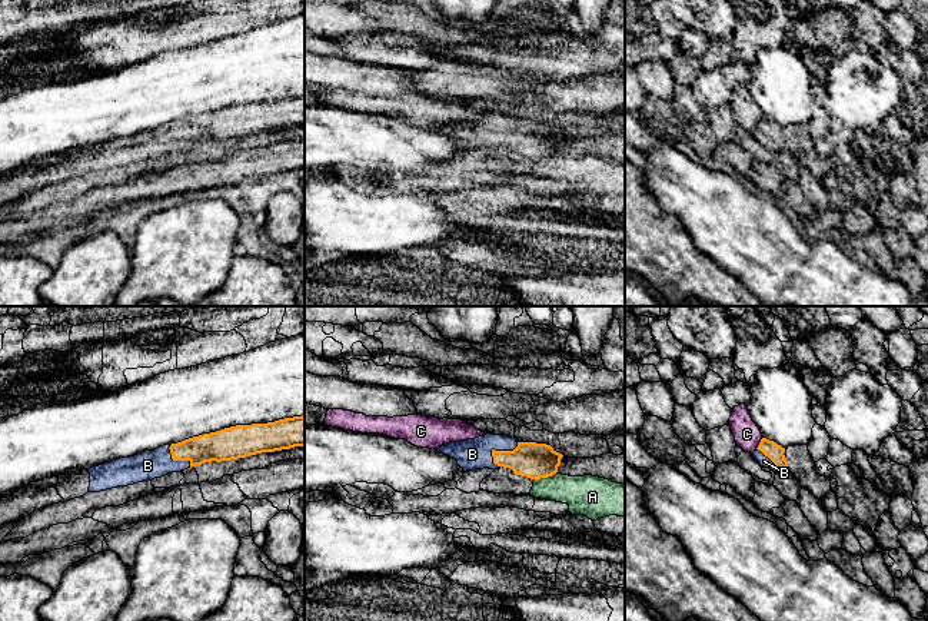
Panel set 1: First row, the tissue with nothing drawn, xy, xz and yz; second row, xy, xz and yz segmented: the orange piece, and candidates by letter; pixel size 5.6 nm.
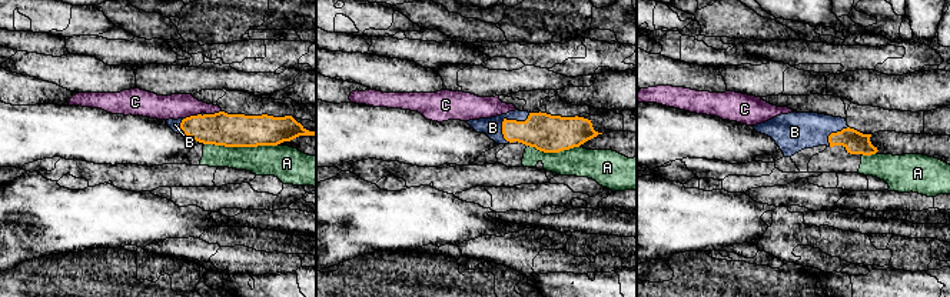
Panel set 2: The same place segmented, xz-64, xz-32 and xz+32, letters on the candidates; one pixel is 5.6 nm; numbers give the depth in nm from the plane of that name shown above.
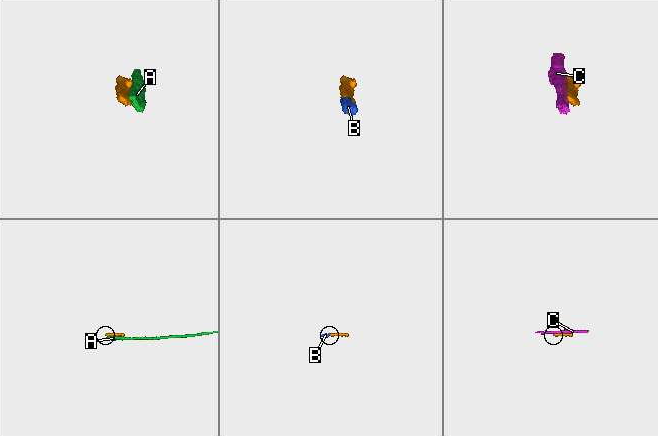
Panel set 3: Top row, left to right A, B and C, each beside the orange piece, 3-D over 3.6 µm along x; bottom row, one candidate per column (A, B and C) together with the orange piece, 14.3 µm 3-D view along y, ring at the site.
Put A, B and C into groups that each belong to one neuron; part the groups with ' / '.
A / B / C

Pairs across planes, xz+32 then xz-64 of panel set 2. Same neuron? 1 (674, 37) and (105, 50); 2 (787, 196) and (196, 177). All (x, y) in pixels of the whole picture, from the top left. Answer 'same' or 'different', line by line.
1: same
2: different

